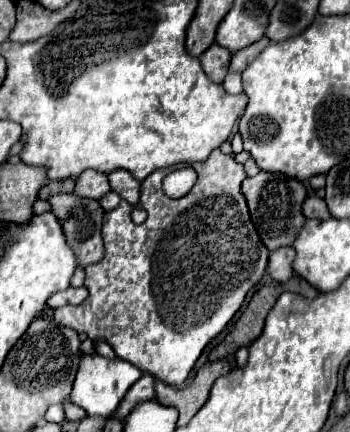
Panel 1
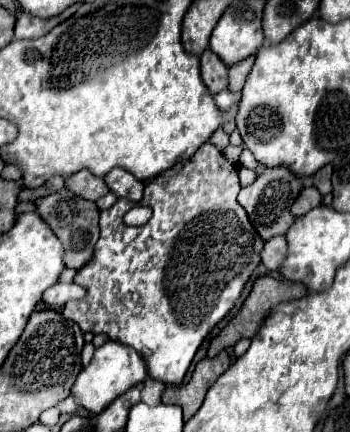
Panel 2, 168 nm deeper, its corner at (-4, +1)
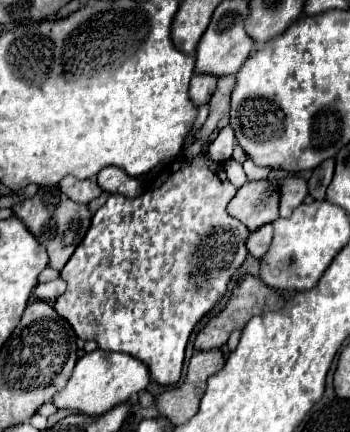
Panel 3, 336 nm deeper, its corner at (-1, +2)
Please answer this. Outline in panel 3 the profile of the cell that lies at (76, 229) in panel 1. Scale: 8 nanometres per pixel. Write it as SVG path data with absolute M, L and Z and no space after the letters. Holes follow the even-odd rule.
M56 186L40 188L34 198L26 198L26 200L14 204L12 210L30 228L30 232L36 234L38 242L42 242L46 246L48 256L50 256L50 264L48 266L52 266L56 270L62 270L66 266L66 262L70 260L70 256L74 254L78 244L86 236L88 226L92 222L92 212L88 210L88 206L70 200ZM56 218L58 218L58 230L56 230Z

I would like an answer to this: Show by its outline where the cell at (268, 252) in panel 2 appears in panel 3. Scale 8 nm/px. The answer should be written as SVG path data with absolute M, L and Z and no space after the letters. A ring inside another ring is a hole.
M266 224L266 226L262 226L262 230L252 232L250 238L248 238L248 242L246 242L248 252L250 252L252 256L256 256L256 258L262 258L262 256L268 252L270 244L272 244L272 236L274 236L272 224Z

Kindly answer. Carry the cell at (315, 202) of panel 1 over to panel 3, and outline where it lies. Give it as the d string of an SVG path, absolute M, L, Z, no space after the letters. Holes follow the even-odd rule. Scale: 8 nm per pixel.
M284 178L282 182L282 204L280 204L280 216L290 216L308 196L308 184L304 178Z

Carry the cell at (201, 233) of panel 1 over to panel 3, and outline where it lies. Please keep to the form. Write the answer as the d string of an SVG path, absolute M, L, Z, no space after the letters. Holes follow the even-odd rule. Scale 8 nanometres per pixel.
M200 152L192 160L184 160L184 158L174 160L172 164L168 164L168 168L164 172L160 172L160 176L152 182L152 186L144 194L140 194L136 198L126 198L122 194L112 194L106 200L106 204L94 214L88 234L84 236L84 240L80 242L80 246L76 248L76 252L72 254L68 264L60 270L60 278L68 284L68 290L62 296L58 296L56 306L54 306L56 312L70 322L70 326L74 328L78 338L94 340L102 350L108 350L108 352L132 354L134 358L140 358L148 366L150 376L158 384L162 384L162 386L176 384L180 380L180 374L182 374L184 350L186 350L186 344L190 340L190 334L192 334L194 326L202 320L202 316L206 316L222 300L222 296L228 290L228 284L230 284L232 276L236 274L236 270L242 266L242 262L248 256L246 238L250 236L250 230L246 226L242 226L242 222L236 220L234 216L230 216L228 210L226 210L226 206L234 198L234 194L236 194L236 186L232 186L230 180L226 178L224 166L220 162L216 162L216 160L212 160L208 152Z

